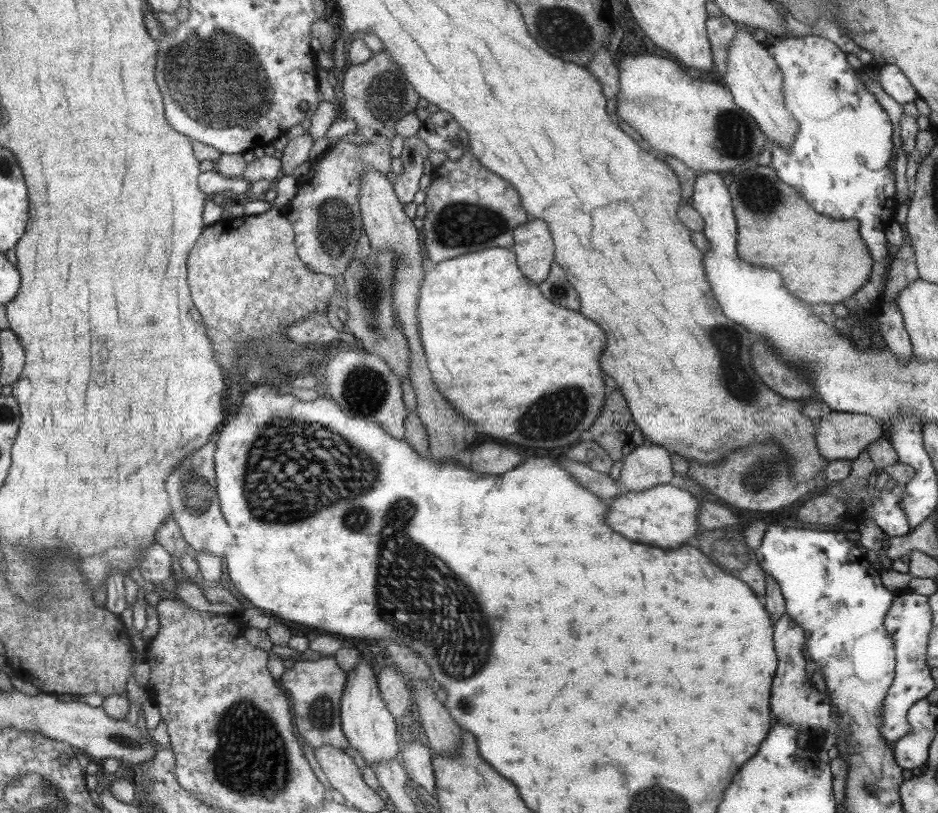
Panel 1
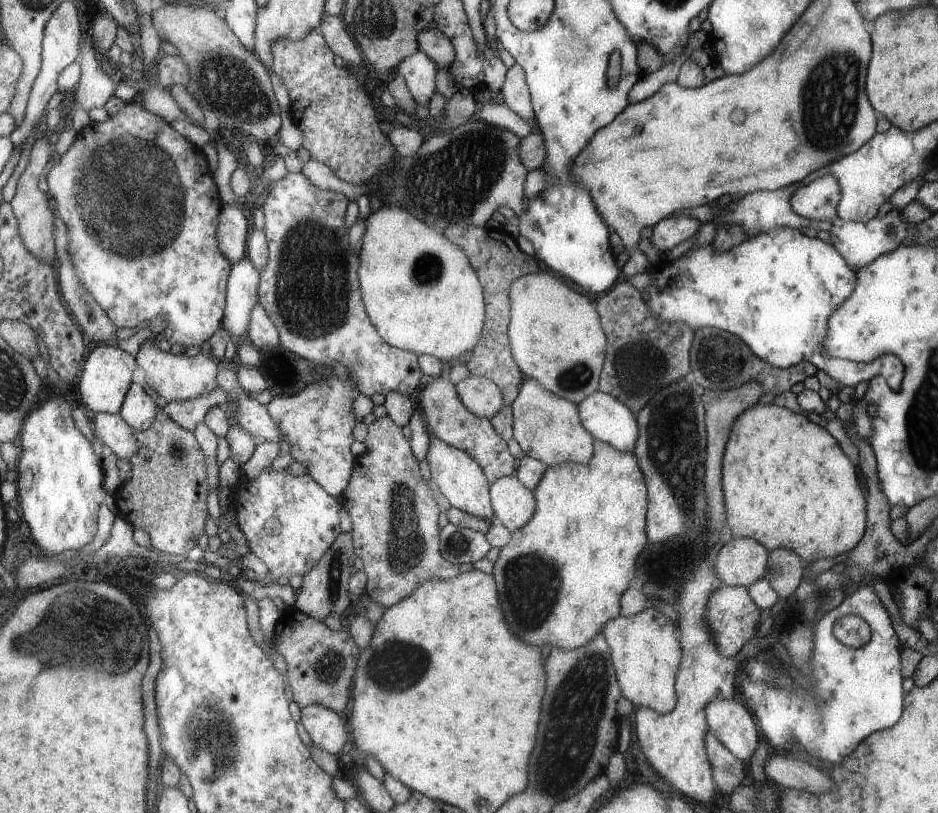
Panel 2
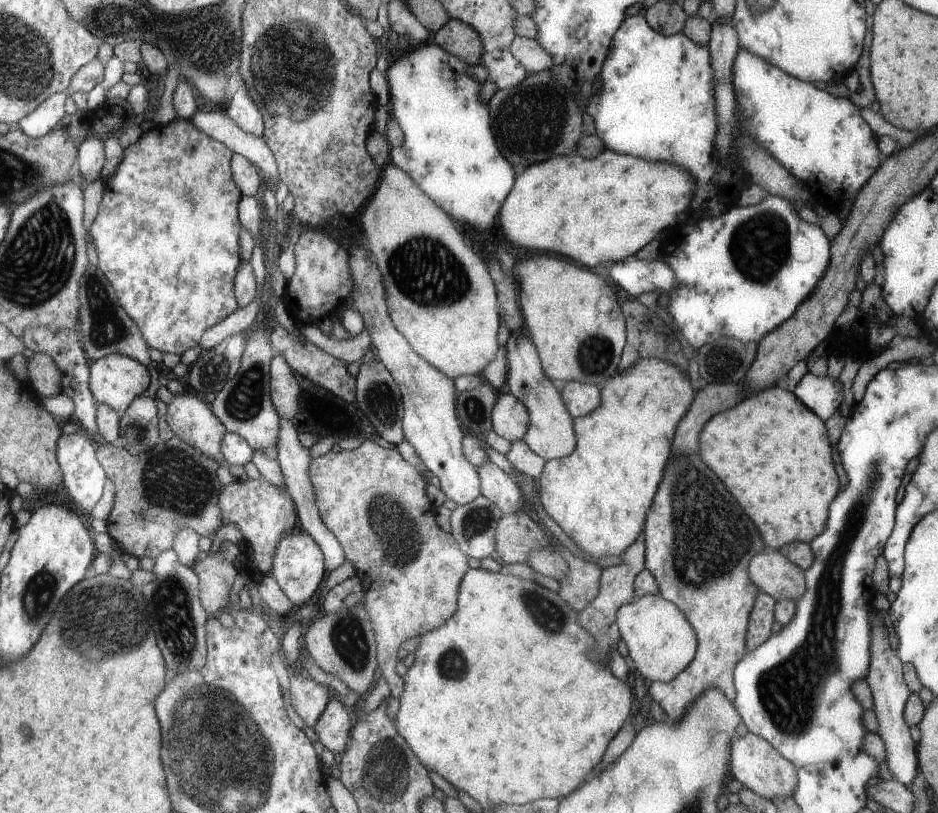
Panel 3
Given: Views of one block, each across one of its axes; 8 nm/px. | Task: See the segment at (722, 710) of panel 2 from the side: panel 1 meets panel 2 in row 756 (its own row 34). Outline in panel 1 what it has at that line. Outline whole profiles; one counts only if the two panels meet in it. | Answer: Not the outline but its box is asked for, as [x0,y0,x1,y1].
[721,25,798,148]

